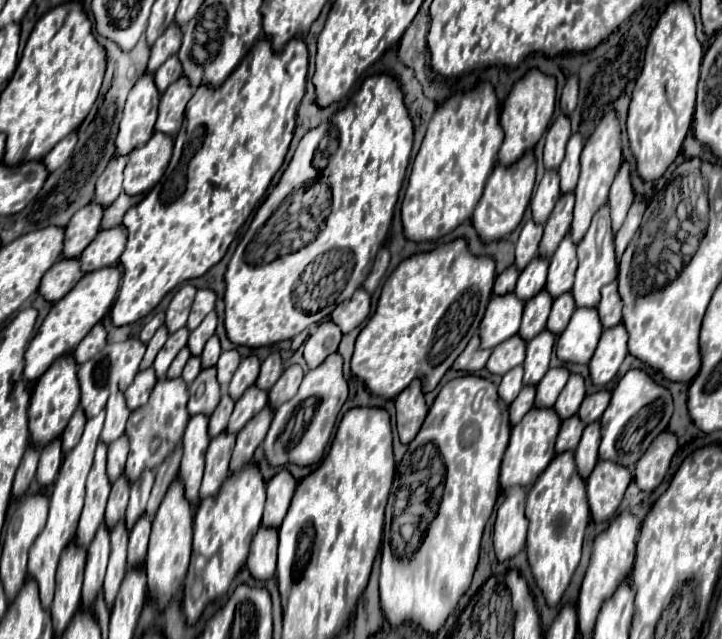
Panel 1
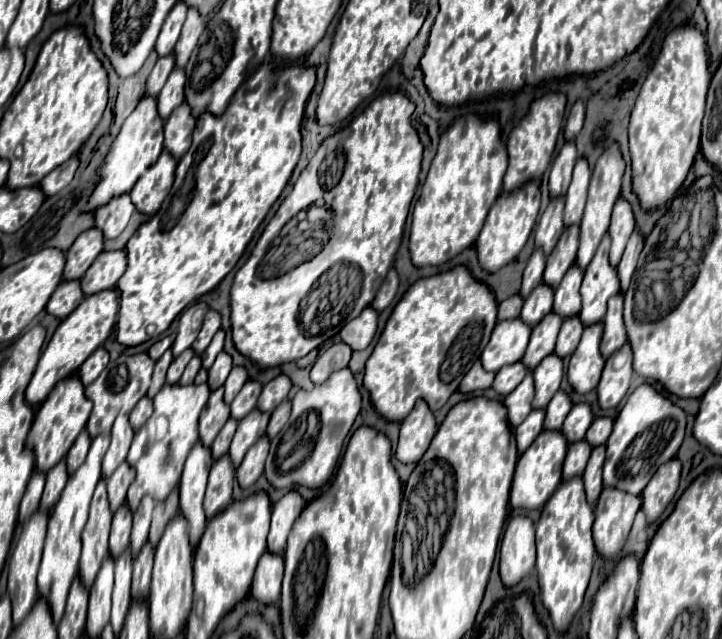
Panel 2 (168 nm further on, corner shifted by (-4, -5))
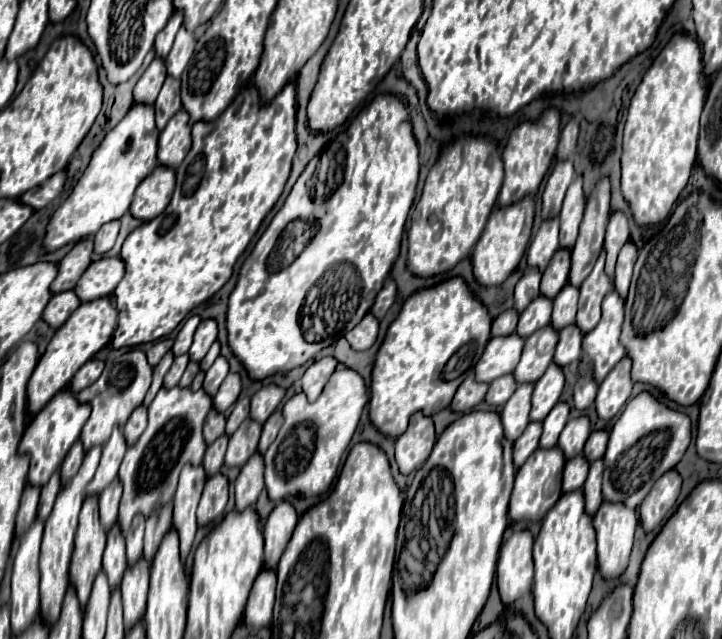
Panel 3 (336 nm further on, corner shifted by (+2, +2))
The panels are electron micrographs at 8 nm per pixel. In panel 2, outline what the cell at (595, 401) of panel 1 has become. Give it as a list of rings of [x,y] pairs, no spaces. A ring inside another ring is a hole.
[[[600,417],[600,419],[594,419],[594,423],[590,425],[590,429],[586,433],[586,441],[590,443],[590,447],[598,447],[608,441],[610,433],[612,433],[612,419]]]

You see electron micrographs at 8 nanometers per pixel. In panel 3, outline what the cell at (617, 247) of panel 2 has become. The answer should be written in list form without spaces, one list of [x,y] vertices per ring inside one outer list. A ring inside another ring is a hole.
[[[612,212],[608,226],[606,226],[606,242],[604,242],[604,250],[606,250],[606,274],[612,278],[614,276],[614,264],[618,258],[620,248],[628,242],[628,220],[622,212]]]

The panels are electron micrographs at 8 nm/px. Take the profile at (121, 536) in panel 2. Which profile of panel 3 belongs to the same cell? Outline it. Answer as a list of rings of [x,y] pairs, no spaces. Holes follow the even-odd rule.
[[[118,522],[108,530],[108,542],[106,542],[106,550],[104,550],[102,570],[106,572],[108,582],[110,582],[110,588],[114,590],[120,584],[120,580],[122,580],[122,572],[126,570],[124,534],[122,534]]]

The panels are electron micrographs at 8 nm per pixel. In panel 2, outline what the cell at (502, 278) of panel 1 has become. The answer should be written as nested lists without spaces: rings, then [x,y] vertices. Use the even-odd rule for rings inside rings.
[[[514,295],[506,301],[500,303],[498,307],[498,321],[508,321],[508,319],[518,319],[520,317],[520,307],[522,307],[522,297]]]

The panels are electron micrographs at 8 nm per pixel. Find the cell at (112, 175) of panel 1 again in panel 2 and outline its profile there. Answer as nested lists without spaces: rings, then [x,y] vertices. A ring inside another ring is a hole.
[[[122,195],[112,199],[108,205],[96,211],[94,227],[102,231],[104,239],[116,239],[128,225],[136,207],[130,201],[130,195]]]

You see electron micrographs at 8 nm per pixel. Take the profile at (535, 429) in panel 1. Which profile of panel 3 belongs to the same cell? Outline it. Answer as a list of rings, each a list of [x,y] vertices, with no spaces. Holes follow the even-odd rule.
[[[558,446],[552,448],[536,448],[530,458],[518,468],[508,516],[510,520],[542,520],[542,516],[552,508],[552,504],[562,494],[562,468],[566,458]]]

